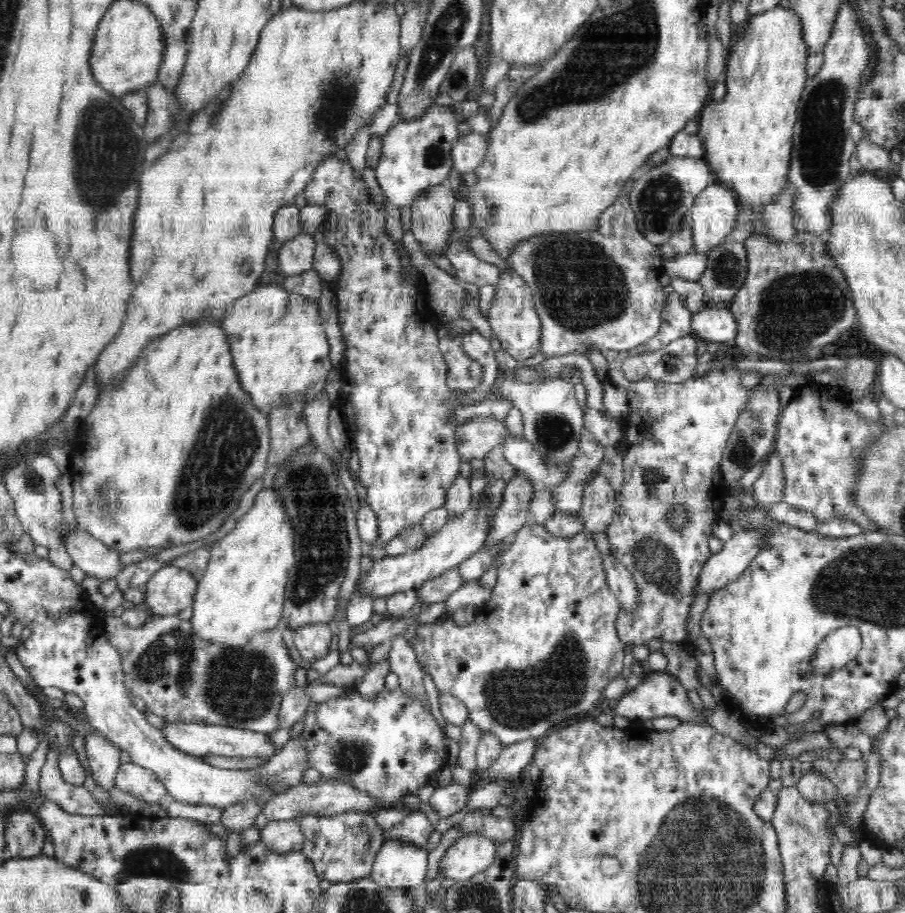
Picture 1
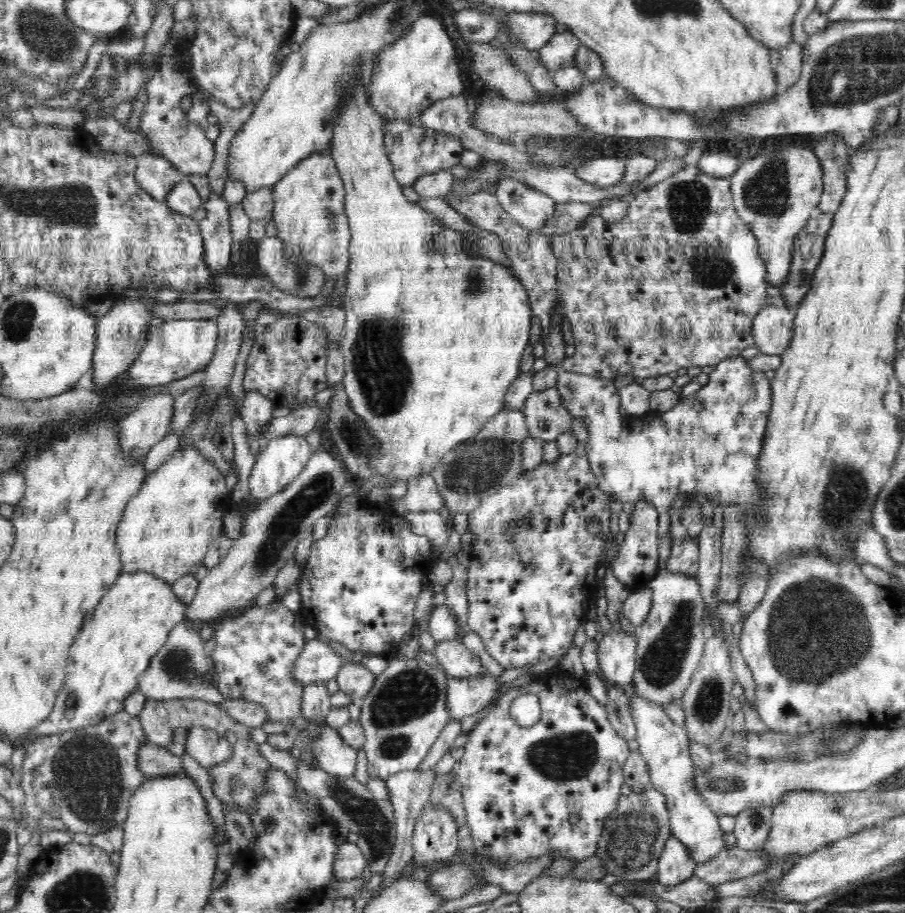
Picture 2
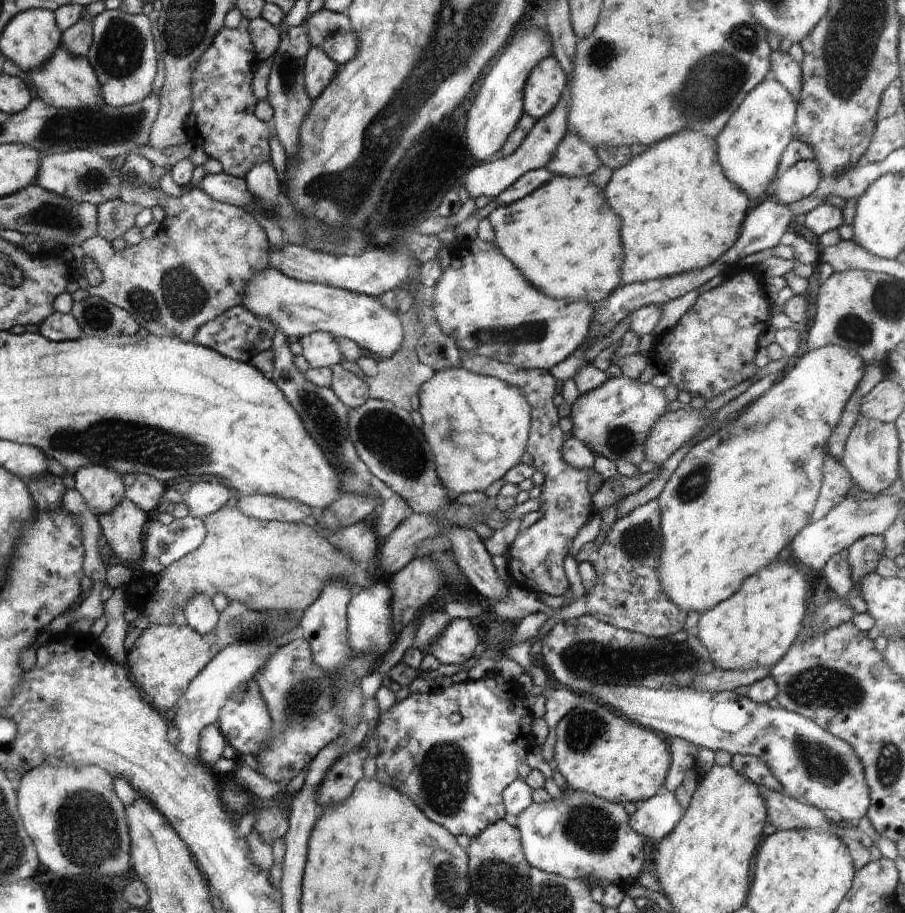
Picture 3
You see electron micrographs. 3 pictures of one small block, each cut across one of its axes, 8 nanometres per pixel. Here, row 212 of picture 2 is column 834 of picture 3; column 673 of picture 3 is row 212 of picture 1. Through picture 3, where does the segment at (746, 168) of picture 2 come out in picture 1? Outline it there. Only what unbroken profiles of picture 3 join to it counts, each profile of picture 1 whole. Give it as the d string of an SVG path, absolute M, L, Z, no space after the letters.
M717 181L706 186L688 212L693 251L706 254L720 245L734 231L739 208L728 187Z

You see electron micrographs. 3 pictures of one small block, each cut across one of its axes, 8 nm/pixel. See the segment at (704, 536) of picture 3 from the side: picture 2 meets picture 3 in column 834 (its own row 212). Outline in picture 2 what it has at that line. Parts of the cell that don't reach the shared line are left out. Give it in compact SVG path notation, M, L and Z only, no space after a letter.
M360 80L358 86L347 96L337 116L337 123L333 128L333 139L330 142L330 155L336 163L345 188L345 213L351 231L347 291L342 298L345 320L341 347L345 360L345 373L340 385L348 395L349 405L354 414L362 419L364 427L376 439L376 445L378 445L374 454L370 456L370 467L374 471L370 484L380 485L380 482L384 483L391 479L396 482L410 483L421 475L431 475L433 470L441 464L447 452L455 450L461 443L476 436L486 421L502 410L506 391L519 375L523 352L529 348L530 320L533 315L527 291L512 268L488 260L486 256L478 256L476 252L470 252L467 236L453 229L446 229L429 212L422 210L419 204L408 201L404 197L402 186L394 176L394 167L384 147L383 125L386 119L374 109L369 101L365 82Z

